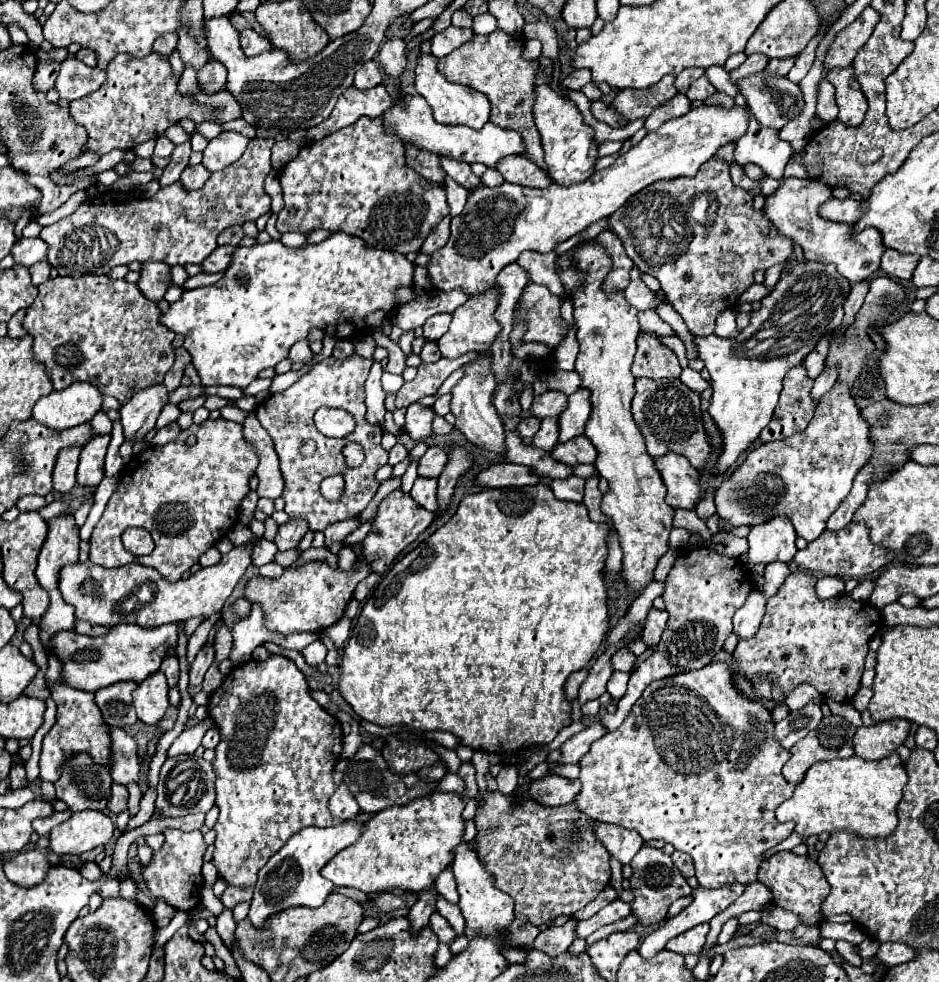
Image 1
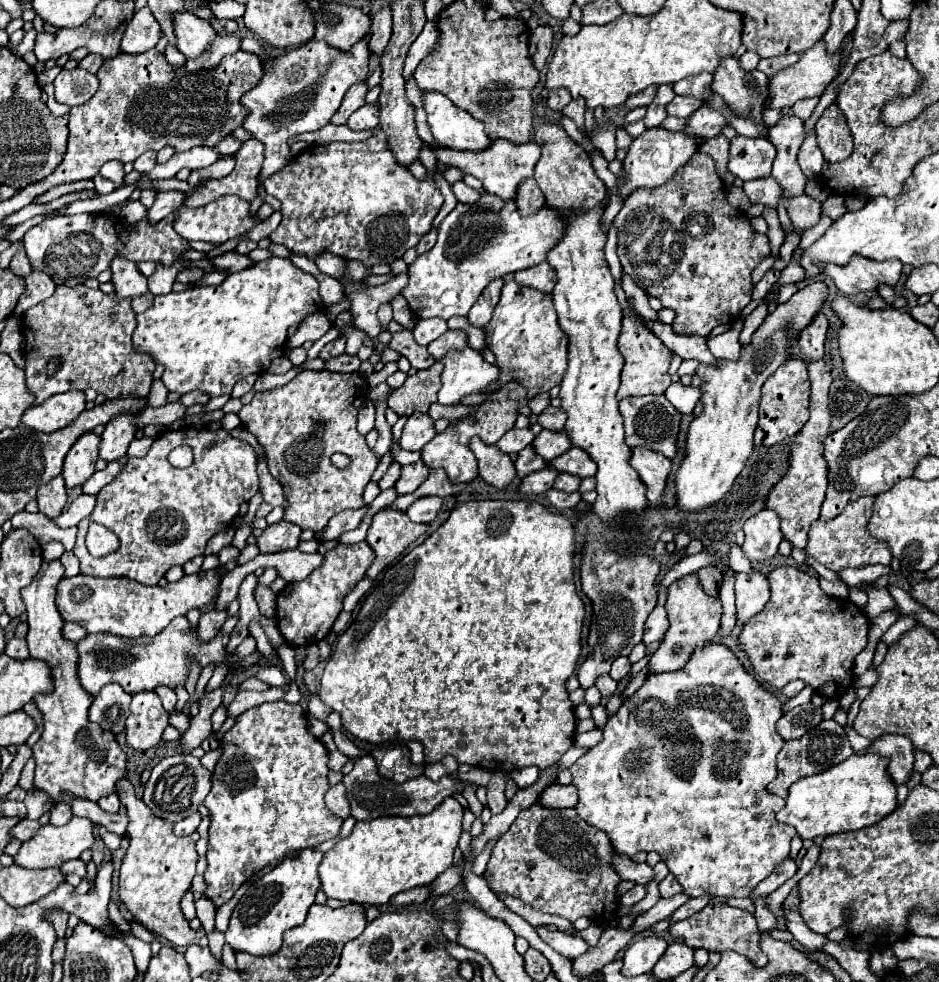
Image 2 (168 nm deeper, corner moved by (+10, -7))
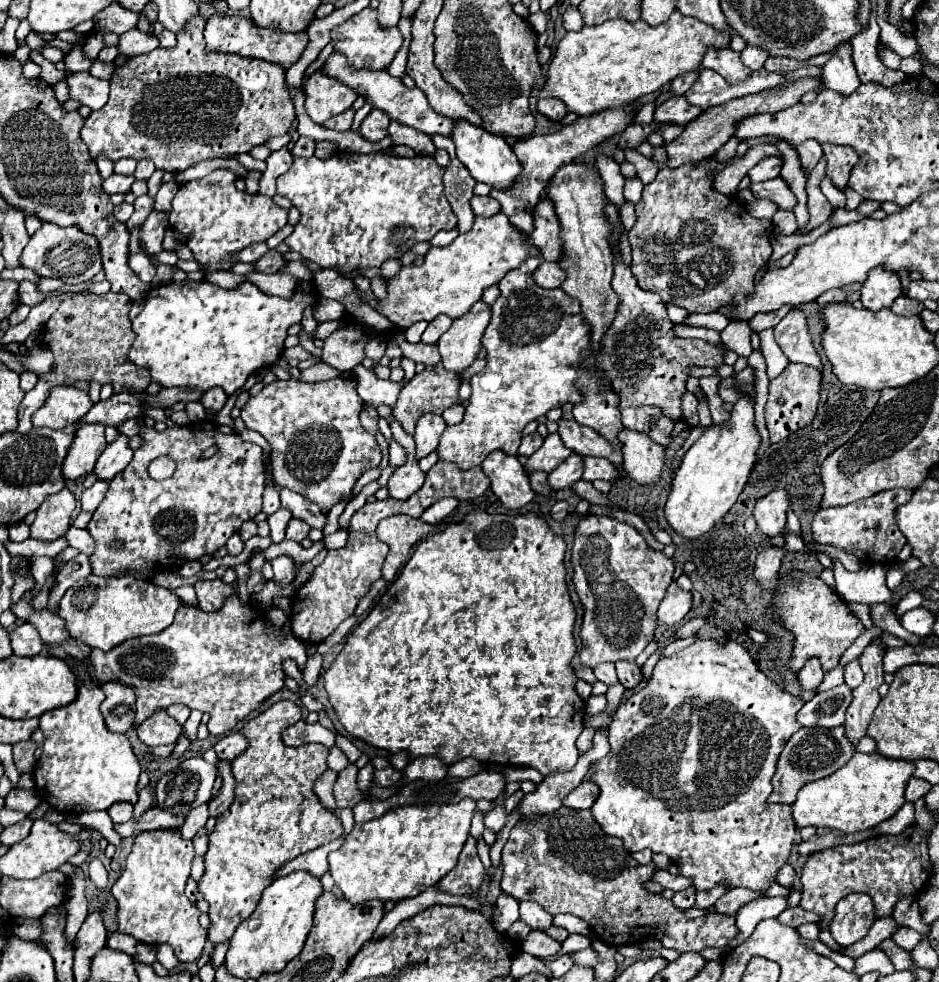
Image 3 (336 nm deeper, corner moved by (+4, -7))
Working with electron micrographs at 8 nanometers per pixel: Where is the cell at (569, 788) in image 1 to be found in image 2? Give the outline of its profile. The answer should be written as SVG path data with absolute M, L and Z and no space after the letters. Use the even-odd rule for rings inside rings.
M558 782L550 784L538 798L544 808L574 808L576 806L576 786L562 786Z

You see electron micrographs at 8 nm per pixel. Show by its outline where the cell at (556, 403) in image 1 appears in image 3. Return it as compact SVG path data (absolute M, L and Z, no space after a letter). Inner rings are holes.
M560 420L558 422L558 434L564 442L566 448L580 456L600 456L610 460L614 466L624 466L622 464L622 452L614 448L612 442L608 442L604 436L594 432L588 426L580 426L574 420Z

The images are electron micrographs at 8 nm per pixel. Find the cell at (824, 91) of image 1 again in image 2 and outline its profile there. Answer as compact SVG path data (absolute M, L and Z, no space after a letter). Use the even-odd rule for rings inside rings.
M804 98L804 100L798 100L798 102L792 106L792 110L794 110L794 114L796 114L800 120L808 120L808 118L812 116L818 100L820 100L820 98Z

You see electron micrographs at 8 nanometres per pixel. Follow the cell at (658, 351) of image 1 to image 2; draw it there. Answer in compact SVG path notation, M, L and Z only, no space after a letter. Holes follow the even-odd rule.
M624 316L618 348L620 348L620 352L626 360L624 370L622 370L622 384L620 384L620 390L618 390L618 398L644 396L644 394L664 394L666 392L666 388L672 382L670 374L668 374L672 352L662 344L662 340L654 332L650 332L638 320Z

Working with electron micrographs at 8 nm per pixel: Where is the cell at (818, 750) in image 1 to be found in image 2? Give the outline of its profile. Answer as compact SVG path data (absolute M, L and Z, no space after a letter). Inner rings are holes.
M822 720L812 732L804 734L802 738L784 742L784 748L778 754L778 776L776 776L776 780L772 784L768 784L768 790L772 794L778 794L778 796L786 798L788 796L788 788L796 780L800 780L804 776L818 774L818 772L822 772L826 768L832 768L832 766L840 764L842 760L846 760L852 754L854 754L854 750L852 750L852 746L848 742L844 726L840 726L834 720Z

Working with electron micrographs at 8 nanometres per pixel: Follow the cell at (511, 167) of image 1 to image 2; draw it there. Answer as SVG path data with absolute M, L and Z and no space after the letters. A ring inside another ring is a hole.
M534 178L524 180L524 184L520 184L520 192L516 192L516 204L524 216L536 212L544 204L544 194L540 192Z

